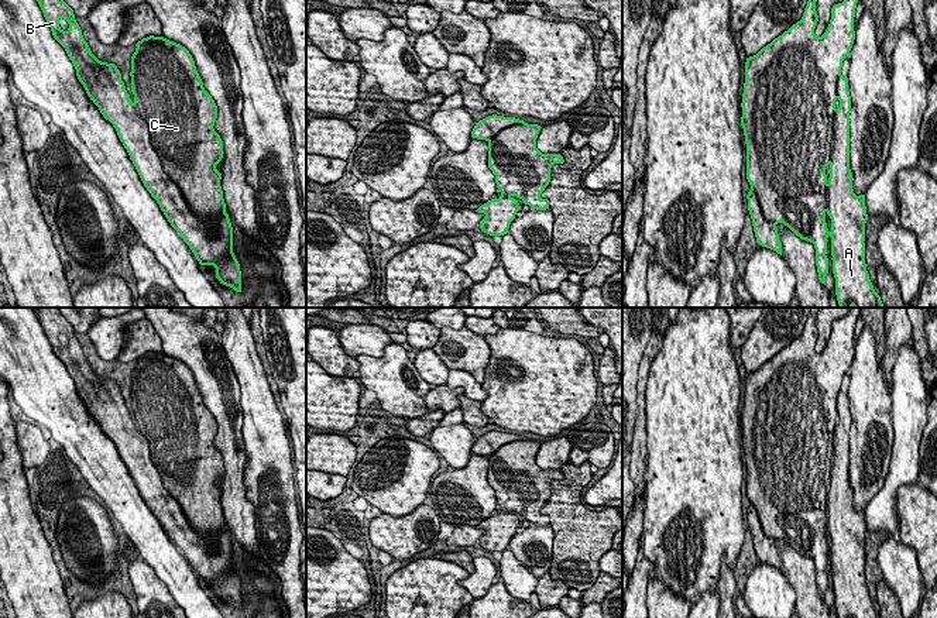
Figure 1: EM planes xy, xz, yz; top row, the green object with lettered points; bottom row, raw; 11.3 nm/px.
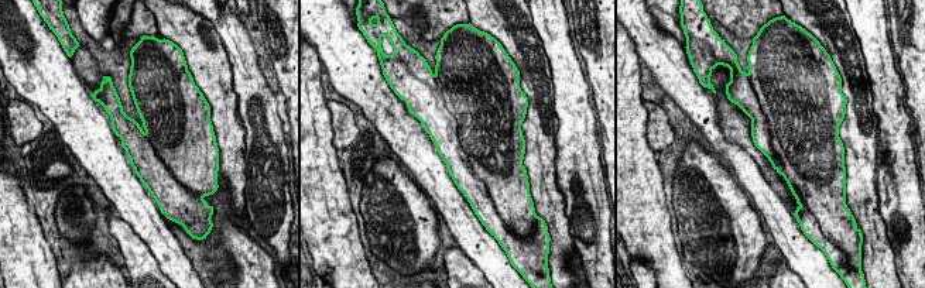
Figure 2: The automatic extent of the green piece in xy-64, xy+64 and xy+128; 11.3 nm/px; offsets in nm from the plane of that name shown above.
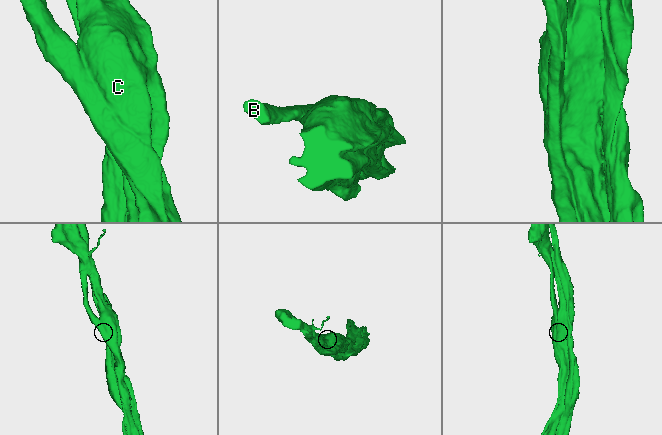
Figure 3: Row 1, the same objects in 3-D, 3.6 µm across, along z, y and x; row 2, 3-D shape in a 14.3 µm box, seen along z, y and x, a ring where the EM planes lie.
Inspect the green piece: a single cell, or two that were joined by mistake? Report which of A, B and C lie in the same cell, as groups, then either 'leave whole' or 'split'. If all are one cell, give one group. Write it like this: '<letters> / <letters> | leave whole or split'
A B C | leave whole

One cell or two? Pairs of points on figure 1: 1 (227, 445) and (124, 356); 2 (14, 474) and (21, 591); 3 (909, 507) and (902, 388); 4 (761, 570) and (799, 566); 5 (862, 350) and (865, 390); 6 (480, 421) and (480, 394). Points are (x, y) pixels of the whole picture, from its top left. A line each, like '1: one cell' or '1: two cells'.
1: two cells
2: one cell
3: two cells
4: two cells
5: one cell
6: two cells

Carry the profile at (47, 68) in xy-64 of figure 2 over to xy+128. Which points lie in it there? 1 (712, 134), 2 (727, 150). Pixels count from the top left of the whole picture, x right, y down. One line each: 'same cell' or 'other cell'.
1: same cell
2: same cell

